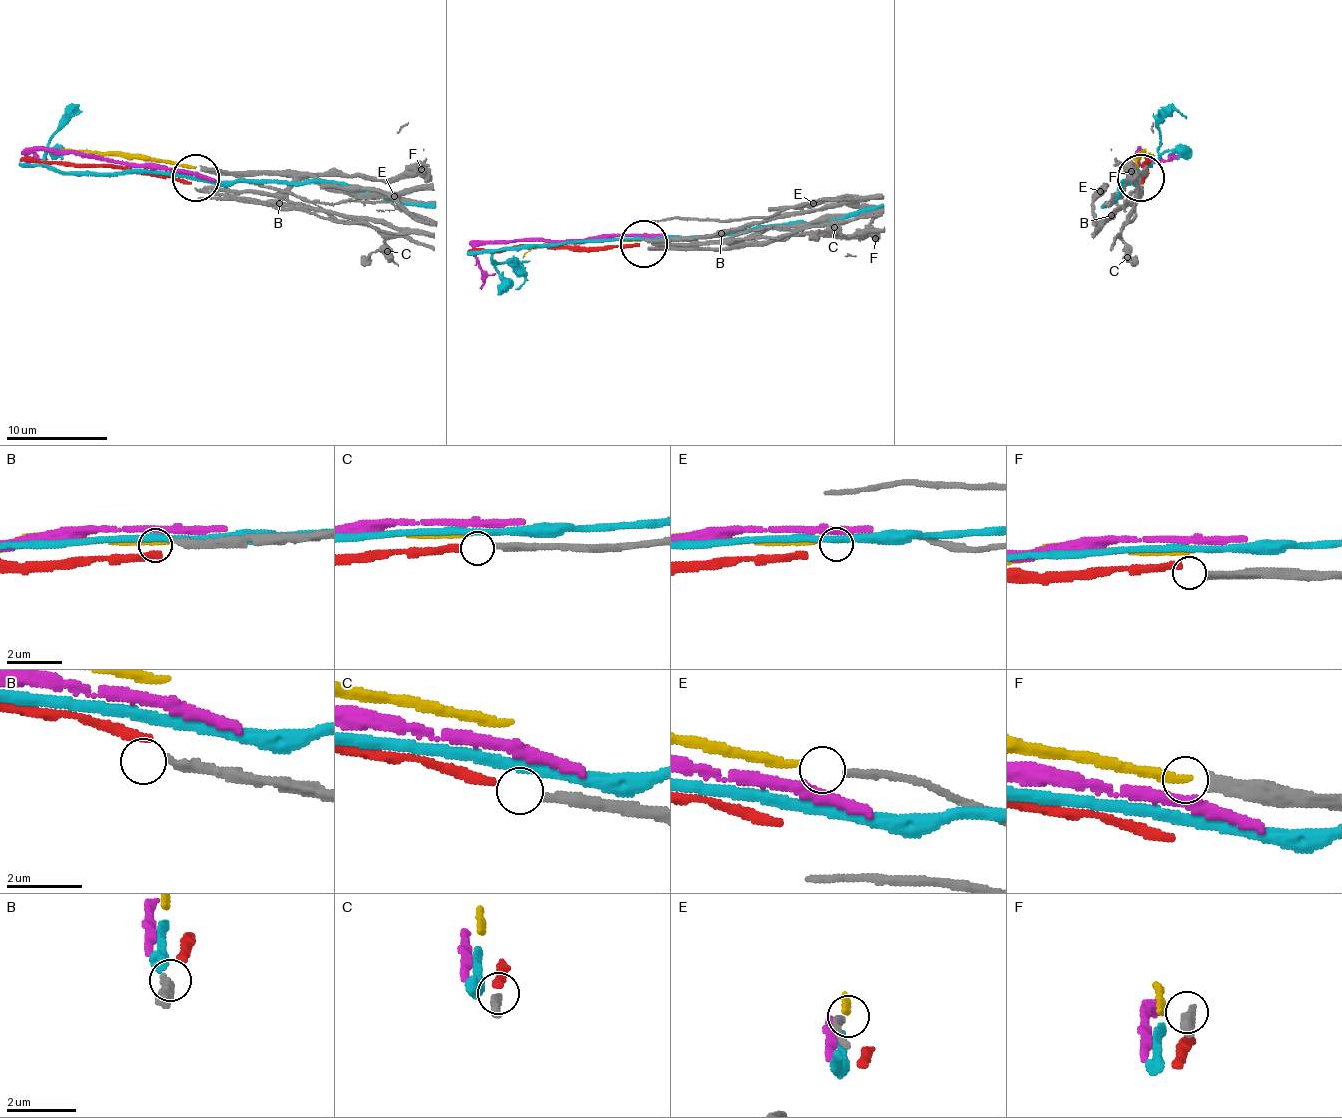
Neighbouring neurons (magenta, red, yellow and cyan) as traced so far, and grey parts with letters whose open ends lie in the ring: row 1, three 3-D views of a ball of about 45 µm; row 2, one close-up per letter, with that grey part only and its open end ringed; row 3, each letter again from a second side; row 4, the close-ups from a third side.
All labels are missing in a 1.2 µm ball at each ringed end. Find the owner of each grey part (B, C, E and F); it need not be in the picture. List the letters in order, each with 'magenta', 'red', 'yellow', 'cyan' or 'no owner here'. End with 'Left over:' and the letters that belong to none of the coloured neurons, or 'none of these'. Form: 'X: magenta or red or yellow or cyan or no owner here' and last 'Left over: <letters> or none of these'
B: no owner here
C: red
E: yellow
F: no owner here
Left over: B, F

